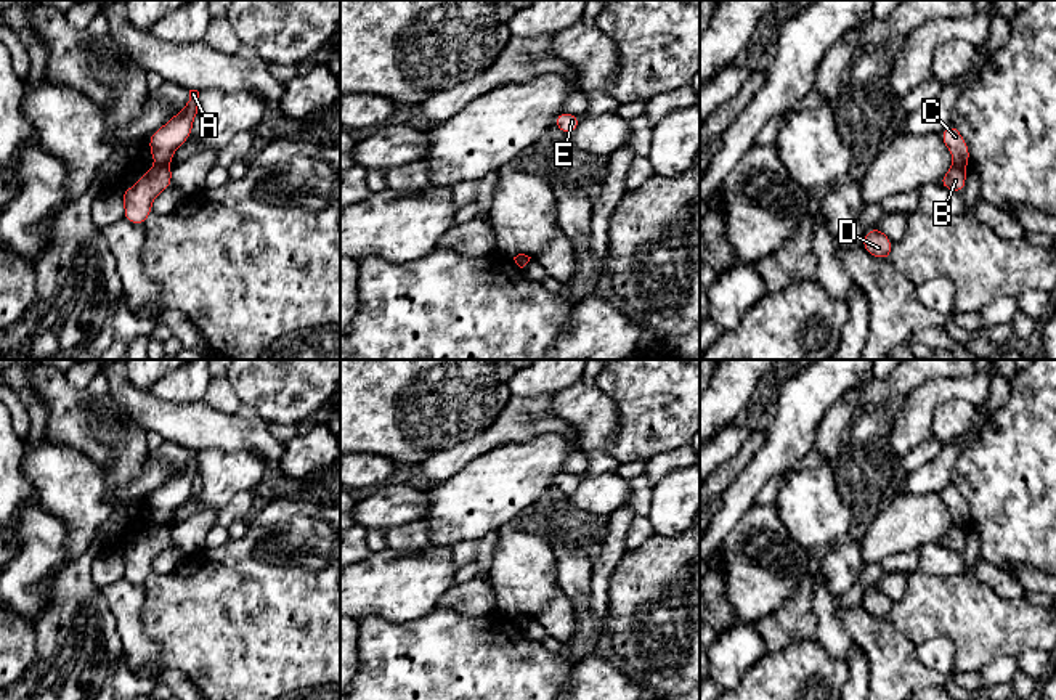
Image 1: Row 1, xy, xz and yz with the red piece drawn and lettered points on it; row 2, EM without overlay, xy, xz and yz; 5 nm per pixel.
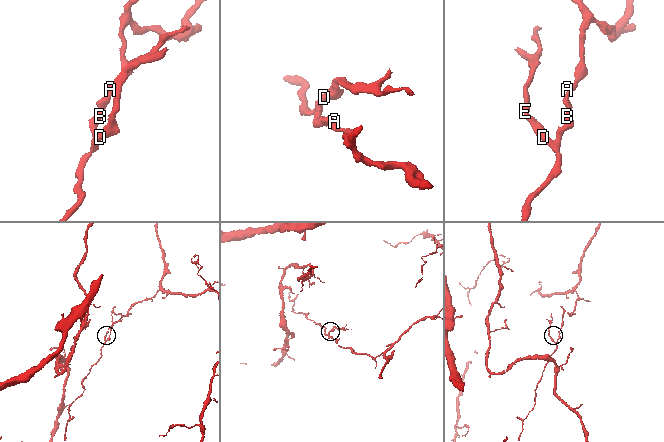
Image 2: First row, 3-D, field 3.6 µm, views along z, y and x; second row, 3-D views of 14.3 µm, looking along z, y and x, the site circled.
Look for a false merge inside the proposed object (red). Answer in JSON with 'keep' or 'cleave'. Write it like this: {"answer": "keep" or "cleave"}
{"answer": "cleave"}

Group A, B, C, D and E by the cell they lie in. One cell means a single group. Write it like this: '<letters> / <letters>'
A C / B D E

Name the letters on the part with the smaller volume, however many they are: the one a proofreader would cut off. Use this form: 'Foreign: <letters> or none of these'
Foreign: A, C

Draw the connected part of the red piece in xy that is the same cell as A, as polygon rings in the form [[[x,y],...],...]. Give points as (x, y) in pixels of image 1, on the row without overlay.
[[[189,450],[185,469],[149,496],[149,511],[157,525],[169,525],[175,509],[191,496],[193,482],[197,474],[197,458],[199,451]]]

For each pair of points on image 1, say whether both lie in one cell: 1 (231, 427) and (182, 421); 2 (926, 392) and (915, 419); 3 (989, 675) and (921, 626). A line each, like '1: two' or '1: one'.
1: one
2: one
3: two

